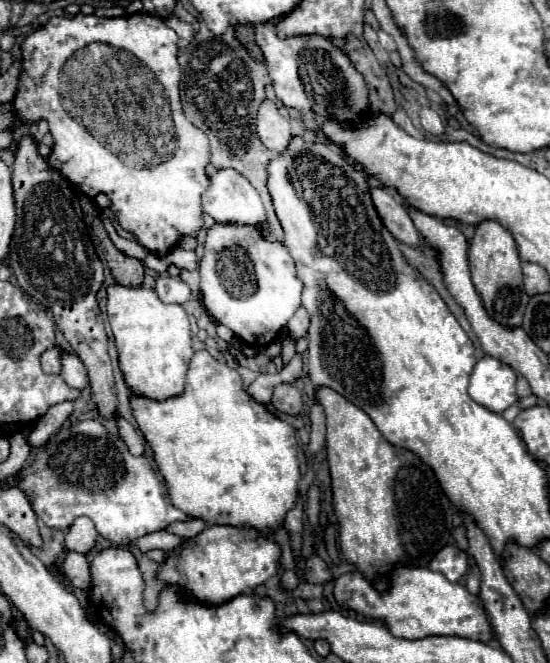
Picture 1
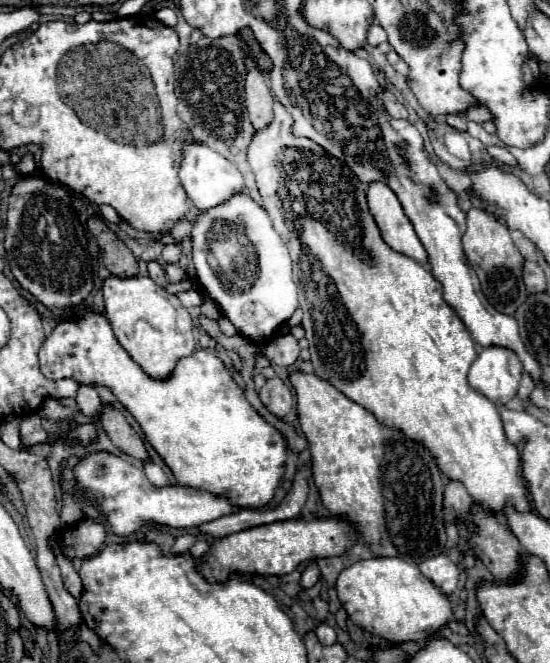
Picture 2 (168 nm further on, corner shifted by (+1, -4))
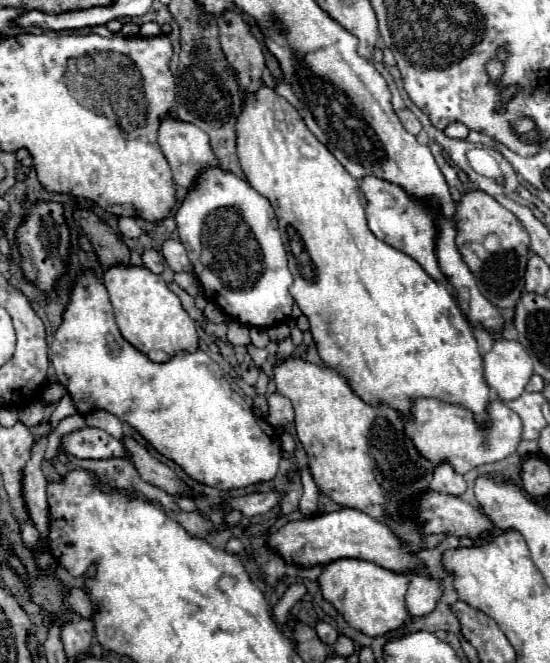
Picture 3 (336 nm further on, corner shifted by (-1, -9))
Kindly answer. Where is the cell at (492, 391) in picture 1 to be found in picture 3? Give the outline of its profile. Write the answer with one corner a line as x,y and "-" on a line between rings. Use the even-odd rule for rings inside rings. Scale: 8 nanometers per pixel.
498,338
484,356
484,378
498,392
500,400
518,398
532,374
532,360
516,340

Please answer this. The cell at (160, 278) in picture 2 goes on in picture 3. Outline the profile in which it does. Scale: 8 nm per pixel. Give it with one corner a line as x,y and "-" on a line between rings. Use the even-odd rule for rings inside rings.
148,248
148,250
142,252
142,260
144,260
144,266
148,270
152,270
154,274
160,274
162,272
162,254
160,252

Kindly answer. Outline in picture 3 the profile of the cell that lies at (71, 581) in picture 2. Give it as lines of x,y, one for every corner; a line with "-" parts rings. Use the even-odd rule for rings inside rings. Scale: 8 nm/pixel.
70,590
70,596
68,596
68,602
70,602
70,606
74,608
74,612
78,612
80,616
84,616
84,618
92,618
92,614
94,614
94,606
92,606
92,602
90,602
90,598
88,598
88,594
84,592
84,590

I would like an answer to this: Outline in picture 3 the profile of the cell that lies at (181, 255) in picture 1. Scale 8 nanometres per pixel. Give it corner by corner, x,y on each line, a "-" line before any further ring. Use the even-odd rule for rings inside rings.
166,240
162,246
162,256
174,272
192,272
192,264
186,256
186,250
178,240

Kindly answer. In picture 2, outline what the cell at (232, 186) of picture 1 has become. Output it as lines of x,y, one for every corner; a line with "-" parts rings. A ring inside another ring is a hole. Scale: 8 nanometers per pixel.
188,143
182,149
184,159
180,165
180,181
190,197
190,201
200,209
212,209
216,205
220,205
222,201
228,201
230,197
234,197
234,193
248,193
242,173
236,169
234,163
230,163
228,159
224,159
222,155
218,155
216,151
212,151
210,147
202,145
202,143

